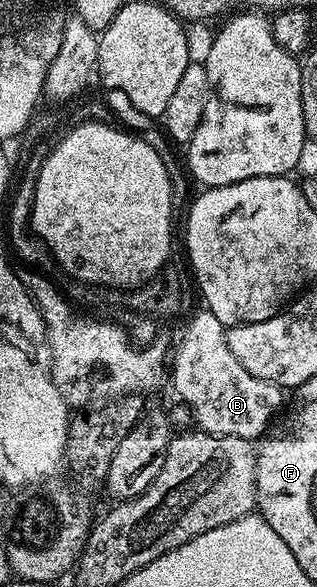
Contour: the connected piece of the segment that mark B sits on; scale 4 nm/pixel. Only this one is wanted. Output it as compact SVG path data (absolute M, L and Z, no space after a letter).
M201 308L200 311L195 313L193 318L188 322L175 350L175 356L173 358L173 386L182 399L180 401L190 412L192 421L194 422L195 420L197 422L196 427L200 431L213 433L214 436L243 437L250 441L258 439L266 433L265 428L280 408L284 396L283 390L278 384L271 383L267 379L259 379L255 375L251 375L243 366L241 366L241 362L238 362L237 358L234 357L233 352L229 350L225 326L217 321L216 316L206 308Z

